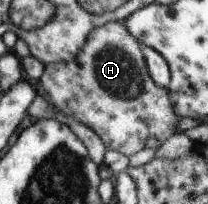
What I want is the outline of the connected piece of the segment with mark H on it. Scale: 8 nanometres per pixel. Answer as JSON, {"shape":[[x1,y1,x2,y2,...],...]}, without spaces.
{"shape":[[123,22,106,23,98,27,90,39,82,45,82,51,74,61,50,63,45,65,45,70,39,79,39,90,54,105,56,111,74,117,88,129,92,129,104,142,107,150,119,151,132,157,146,147,150,137,156,137,163,144,171,135,178,132,179,118,174,113,170,103,167,88,161,88,150,77,146,60,144,59,141,43,124,27]]}

